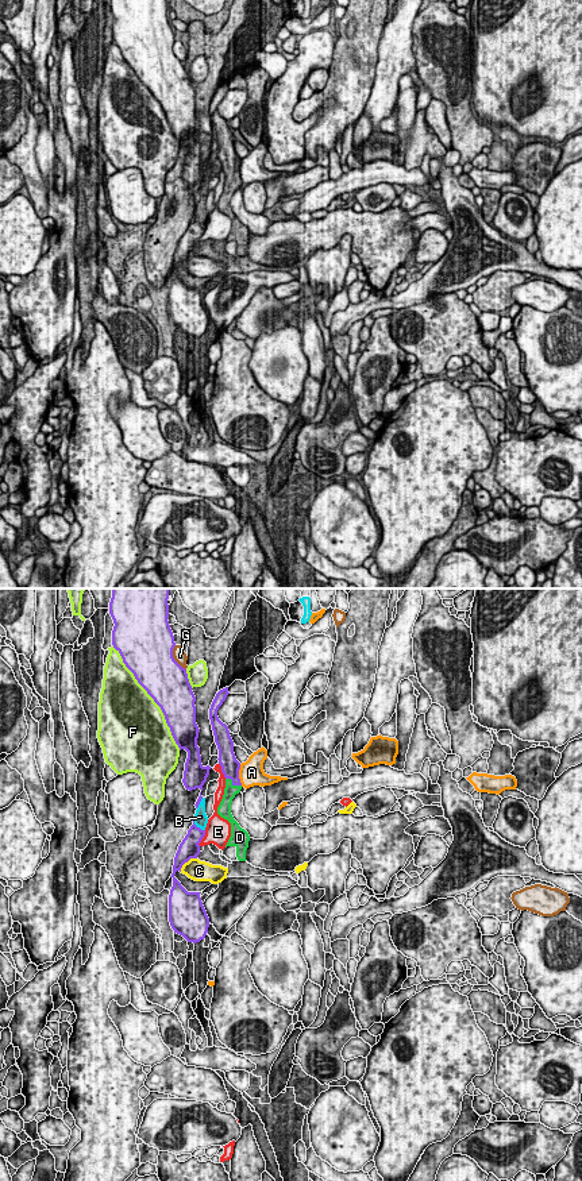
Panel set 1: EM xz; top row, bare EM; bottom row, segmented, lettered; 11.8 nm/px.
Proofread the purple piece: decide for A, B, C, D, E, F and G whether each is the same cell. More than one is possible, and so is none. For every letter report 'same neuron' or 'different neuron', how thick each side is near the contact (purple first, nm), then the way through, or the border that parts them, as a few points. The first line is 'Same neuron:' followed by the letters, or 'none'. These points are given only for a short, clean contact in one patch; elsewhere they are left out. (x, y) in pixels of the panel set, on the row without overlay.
Same neuron: D
A: different neuron; calibres 220 and 300 nm
B: different neuron; calibres 220 and 160 nm
C: different neuron; calibres 240 and 260 nm
D: same neuron; calibres 220 and 160 nm; way xz (230, 161), (232, 178), (230, 186)
E: different neuron; calibres 240 and 320 nm
F: different neuron; calibres 500 and 500 nm
G: different neuron; calibres 500 and 160 nm

